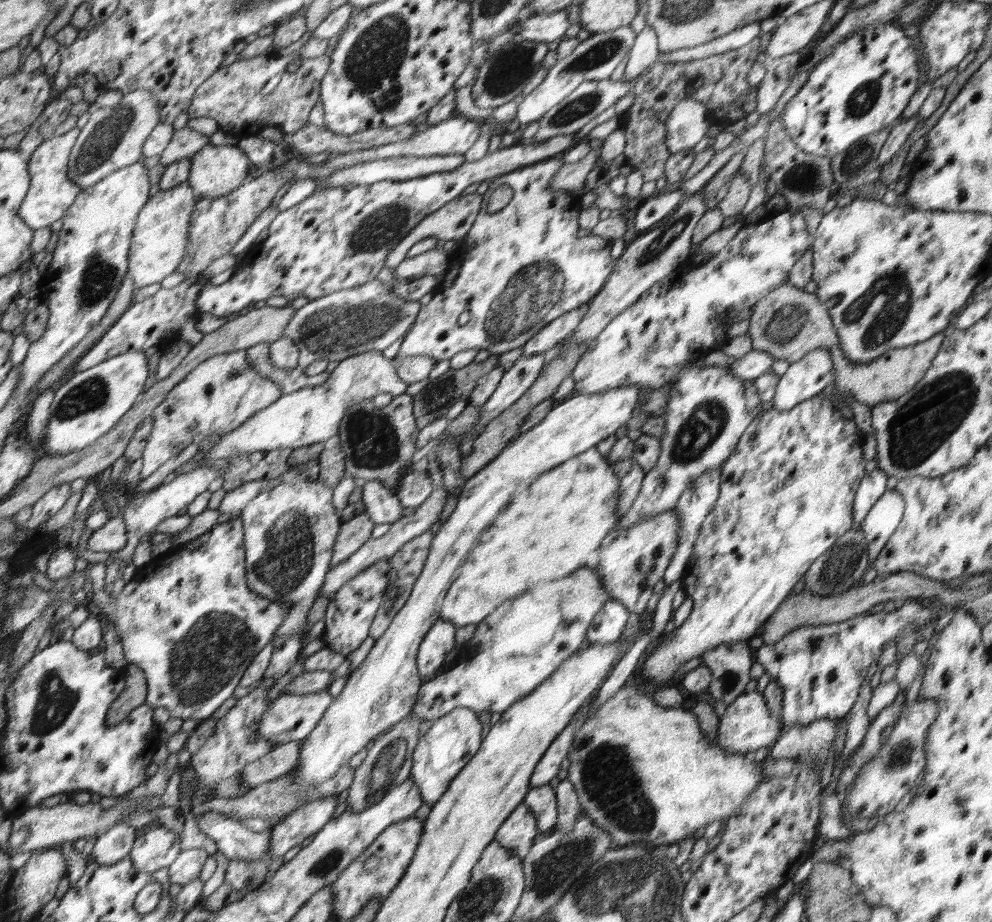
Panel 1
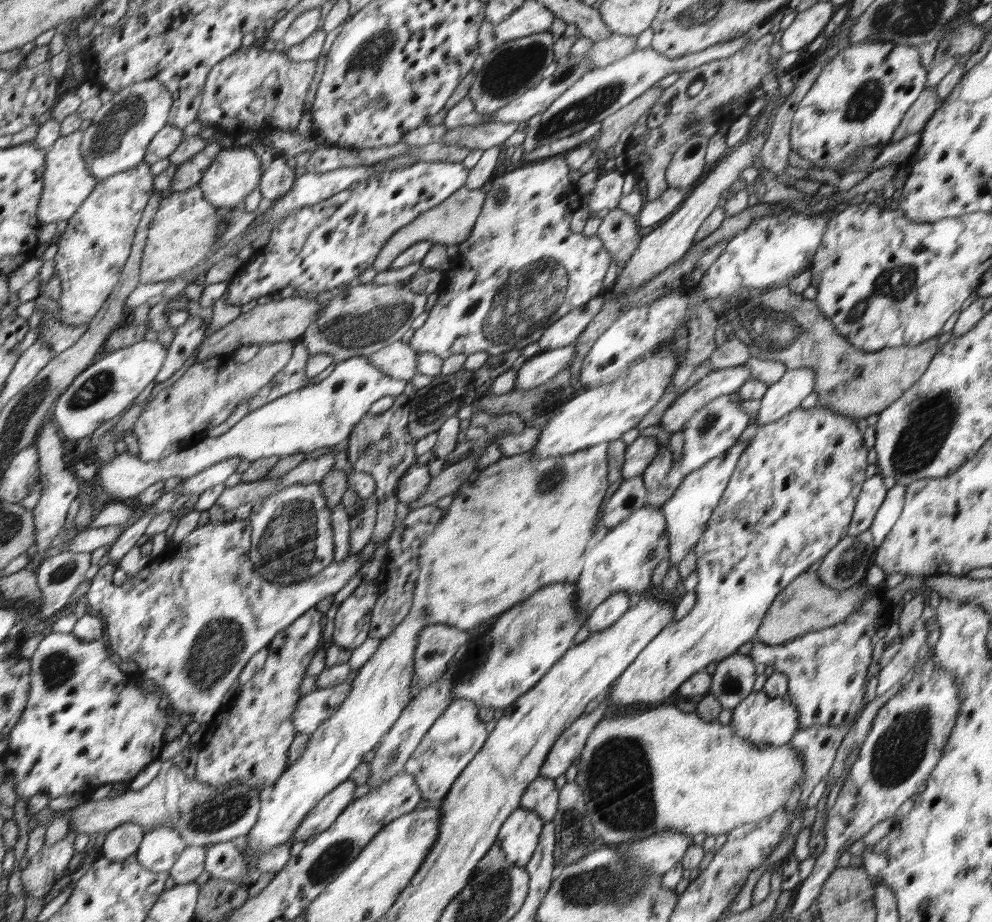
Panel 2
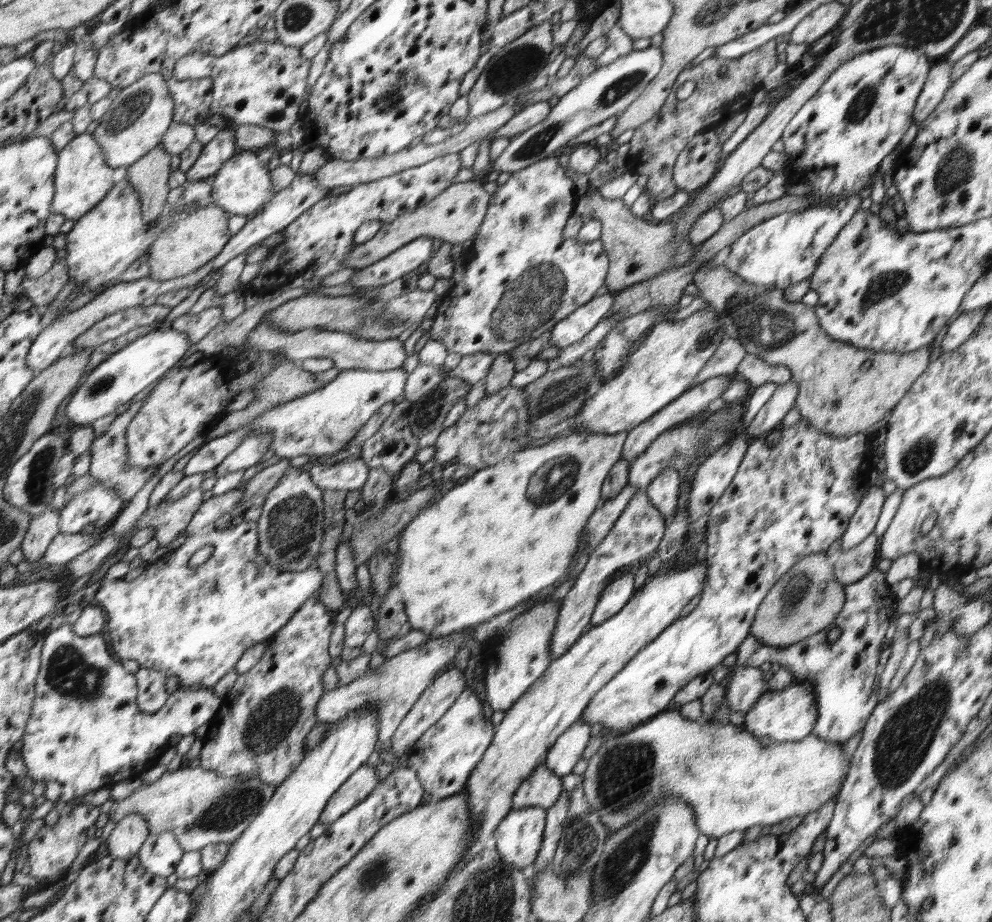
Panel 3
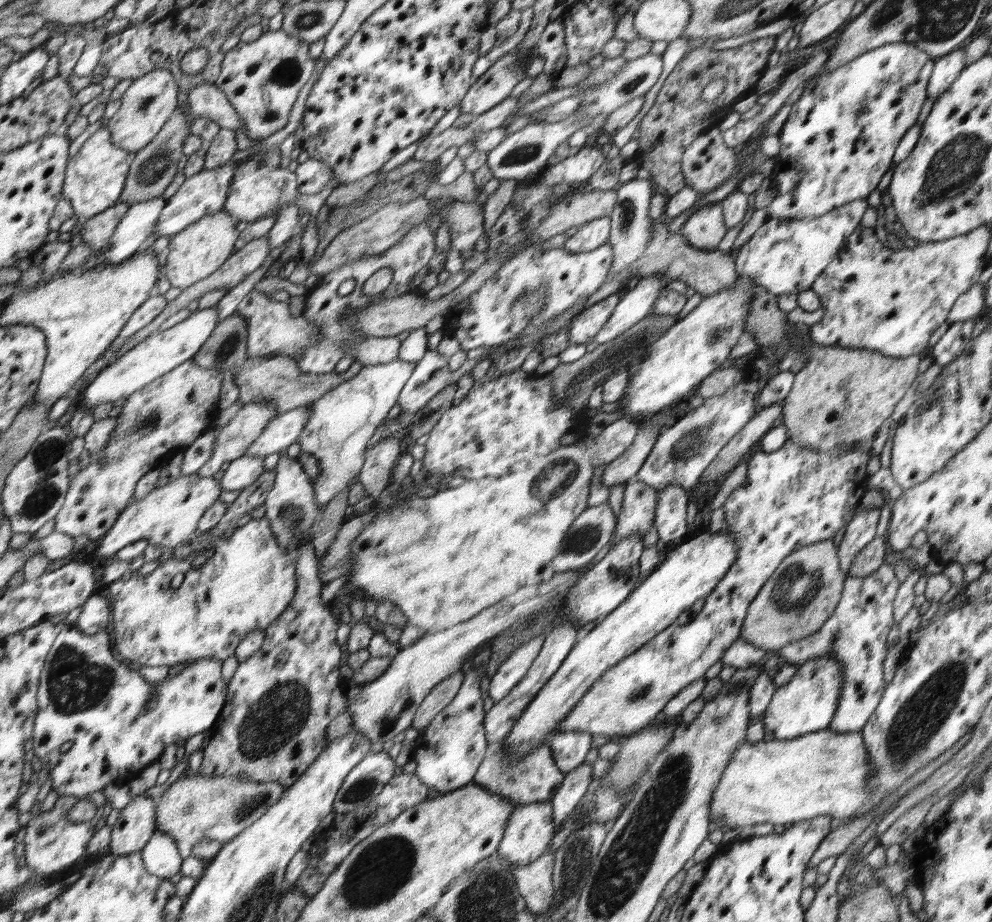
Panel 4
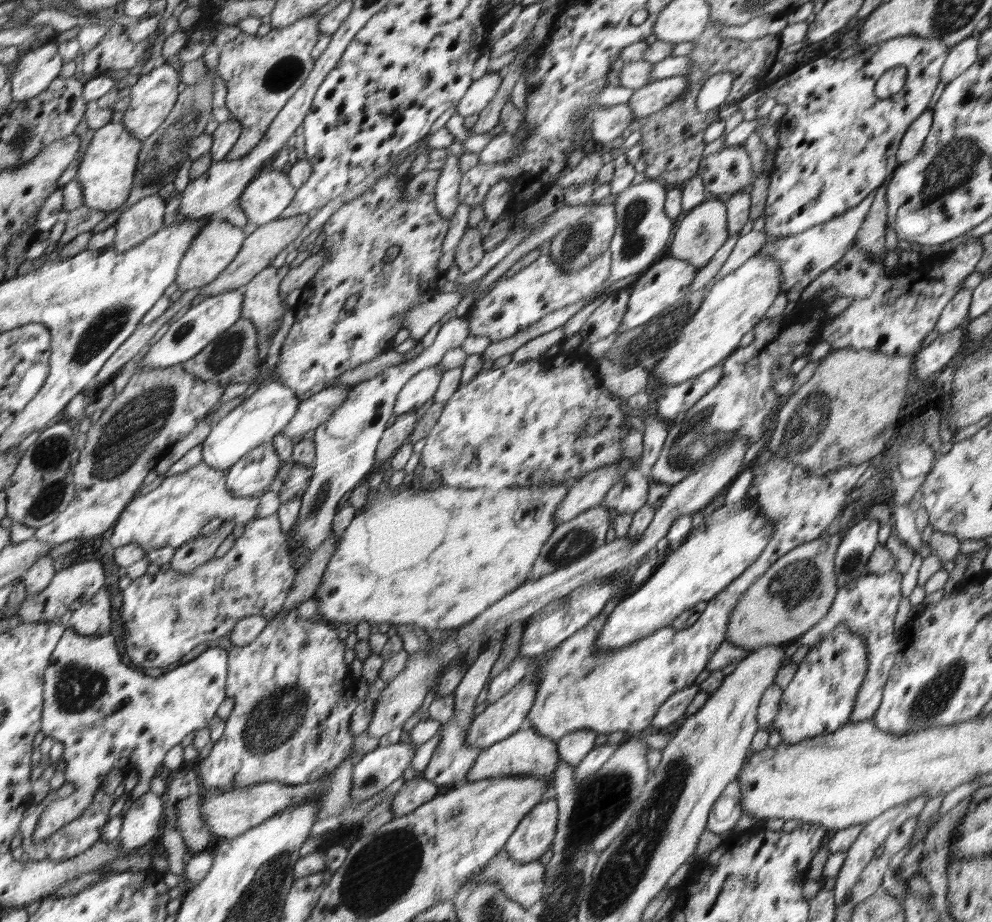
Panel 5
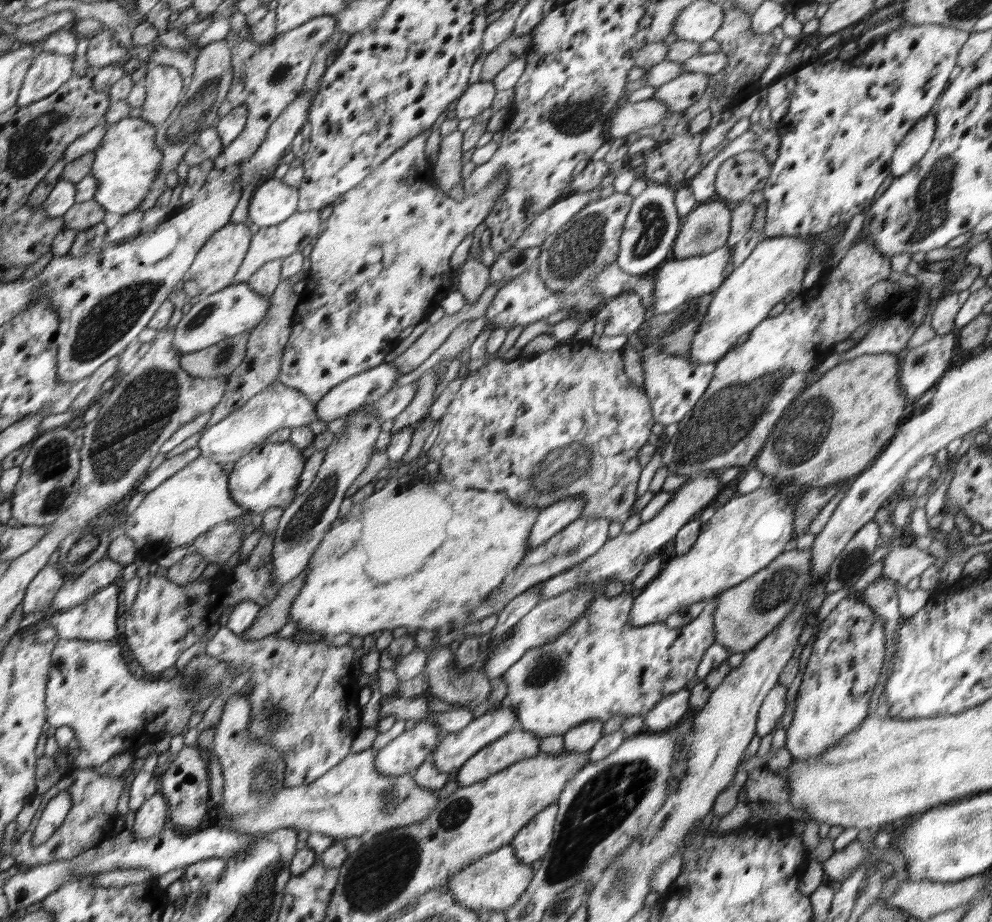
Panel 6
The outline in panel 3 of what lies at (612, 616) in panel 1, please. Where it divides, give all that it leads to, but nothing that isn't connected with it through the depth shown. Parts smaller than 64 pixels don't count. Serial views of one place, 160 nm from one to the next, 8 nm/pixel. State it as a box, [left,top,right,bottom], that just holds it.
[592,570,634,626]

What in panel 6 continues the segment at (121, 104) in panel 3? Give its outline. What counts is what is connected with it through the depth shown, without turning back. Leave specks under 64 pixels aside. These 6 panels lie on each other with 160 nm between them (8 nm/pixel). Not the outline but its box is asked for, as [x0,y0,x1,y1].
[139,65,182,126]

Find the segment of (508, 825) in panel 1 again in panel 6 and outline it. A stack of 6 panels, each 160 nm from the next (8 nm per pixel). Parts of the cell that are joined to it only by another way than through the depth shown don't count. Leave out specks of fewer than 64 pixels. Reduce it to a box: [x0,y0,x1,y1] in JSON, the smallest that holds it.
[511,802,559,864]

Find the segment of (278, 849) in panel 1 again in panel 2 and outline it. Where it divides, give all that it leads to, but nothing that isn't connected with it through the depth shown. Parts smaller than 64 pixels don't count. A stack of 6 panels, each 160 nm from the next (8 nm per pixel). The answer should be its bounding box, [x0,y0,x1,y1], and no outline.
[295,777,357,841]

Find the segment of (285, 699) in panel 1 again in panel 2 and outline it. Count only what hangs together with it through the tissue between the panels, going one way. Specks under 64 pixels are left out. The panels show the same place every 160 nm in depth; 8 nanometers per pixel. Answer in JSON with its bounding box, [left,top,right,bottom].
[292,682,353,735]

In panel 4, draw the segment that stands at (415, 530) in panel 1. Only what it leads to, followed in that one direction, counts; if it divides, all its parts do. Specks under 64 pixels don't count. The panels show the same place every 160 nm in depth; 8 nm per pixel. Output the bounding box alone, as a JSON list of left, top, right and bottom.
[103,516,297,666]

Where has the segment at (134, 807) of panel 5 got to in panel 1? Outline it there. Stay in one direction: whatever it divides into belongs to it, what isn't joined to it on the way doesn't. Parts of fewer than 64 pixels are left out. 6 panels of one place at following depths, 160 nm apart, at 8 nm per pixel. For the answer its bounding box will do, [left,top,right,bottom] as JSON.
[91,822,136,866]

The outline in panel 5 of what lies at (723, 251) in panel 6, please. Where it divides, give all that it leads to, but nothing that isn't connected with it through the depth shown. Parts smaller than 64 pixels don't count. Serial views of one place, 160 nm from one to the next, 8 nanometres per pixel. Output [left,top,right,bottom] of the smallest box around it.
[617,257,699,332]

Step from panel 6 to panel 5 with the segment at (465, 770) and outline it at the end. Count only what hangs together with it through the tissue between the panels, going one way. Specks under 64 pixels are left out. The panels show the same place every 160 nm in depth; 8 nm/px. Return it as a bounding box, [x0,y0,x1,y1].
[466,728,560,800]

